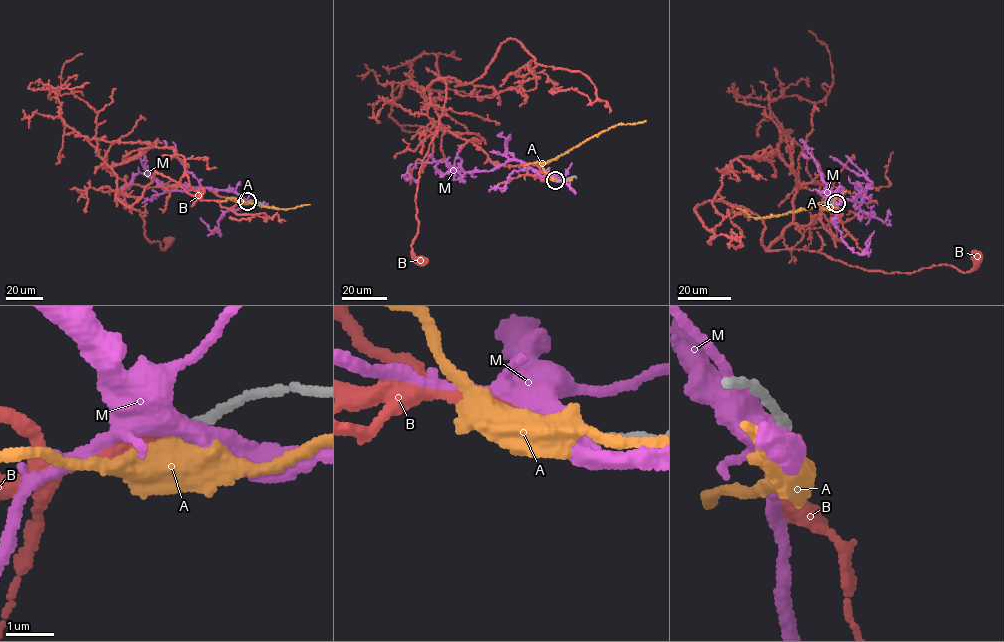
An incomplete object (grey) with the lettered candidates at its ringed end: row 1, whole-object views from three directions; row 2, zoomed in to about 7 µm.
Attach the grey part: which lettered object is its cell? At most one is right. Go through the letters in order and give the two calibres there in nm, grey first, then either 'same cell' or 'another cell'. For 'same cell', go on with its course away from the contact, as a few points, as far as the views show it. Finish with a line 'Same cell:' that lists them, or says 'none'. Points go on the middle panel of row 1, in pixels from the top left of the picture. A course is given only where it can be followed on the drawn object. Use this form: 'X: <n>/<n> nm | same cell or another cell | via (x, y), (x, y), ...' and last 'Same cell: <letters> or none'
A: 180/600 nm | another cell
B: 190/280 nm | same cell | via (555, 180), (440, 130), (428, 115), (433, 81), (444, 81), (446, 101), (419, 172), (420, 259)
M: 200/480 nm | another cell
Same cell: B

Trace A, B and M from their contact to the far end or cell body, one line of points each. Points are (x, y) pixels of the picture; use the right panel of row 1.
A: (836, 204), (831, 208), (819, 204), (757, 218), (737, 208)
B: (836, 203), (832, 193), (766, 250), (889, 273), (969, 272), (975, 256)
M: (836, 203), (830, 193), (856, 200), (863, 189), (857, 183), (873, 213), (884, 221), (891, 215)

